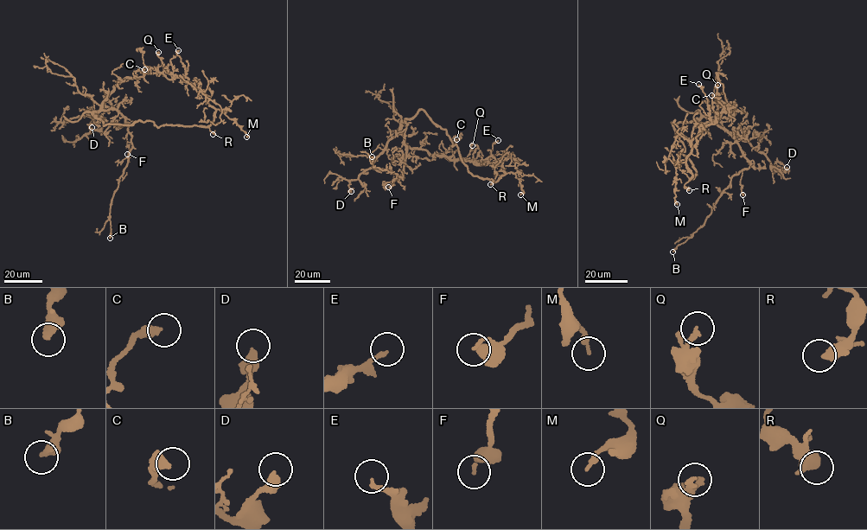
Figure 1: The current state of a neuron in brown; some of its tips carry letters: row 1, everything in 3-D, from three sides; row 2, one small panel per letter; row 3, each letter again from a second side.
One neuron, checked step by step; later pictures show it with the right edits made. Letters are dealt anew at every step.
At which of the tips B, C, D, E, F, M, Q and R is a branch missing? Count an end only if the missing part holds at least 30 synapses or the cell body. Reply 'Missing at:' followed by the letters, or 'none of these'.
Missing at: none of these

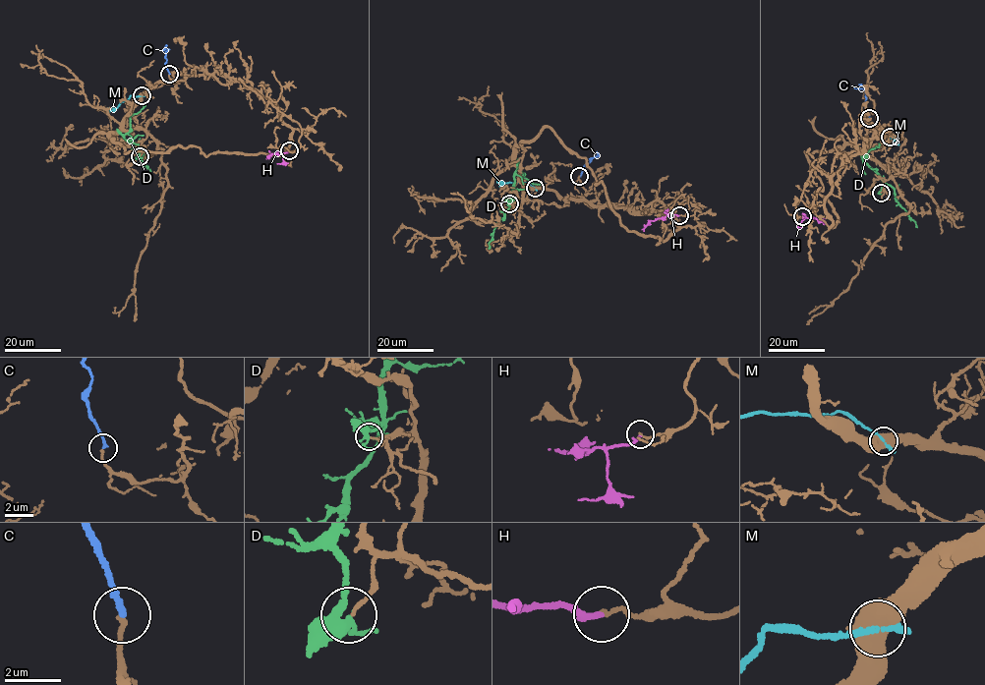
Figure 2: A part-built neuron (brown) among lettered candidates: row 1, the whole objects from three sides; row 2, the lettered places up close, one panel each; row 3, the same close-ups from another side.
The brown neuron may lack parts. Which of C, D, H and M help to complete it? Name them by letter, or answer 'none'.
C

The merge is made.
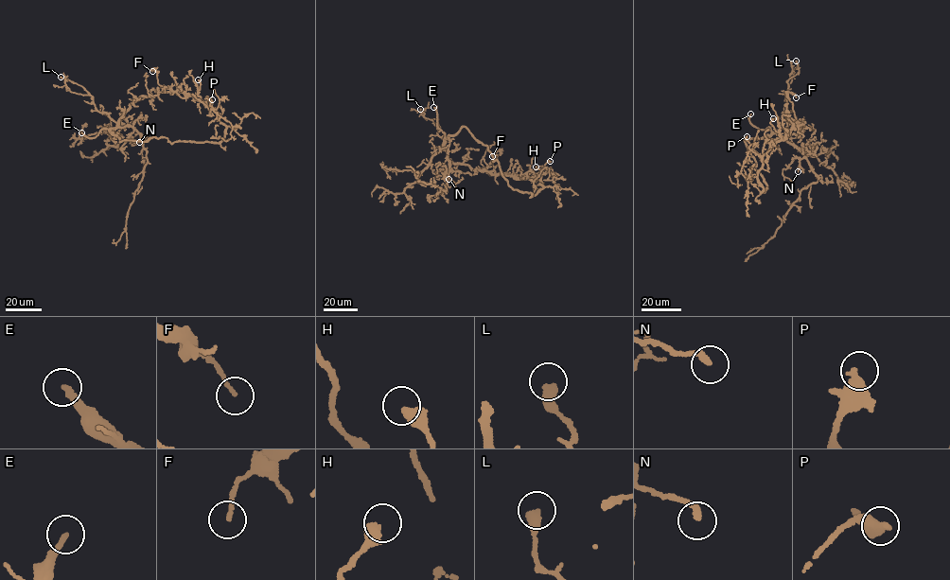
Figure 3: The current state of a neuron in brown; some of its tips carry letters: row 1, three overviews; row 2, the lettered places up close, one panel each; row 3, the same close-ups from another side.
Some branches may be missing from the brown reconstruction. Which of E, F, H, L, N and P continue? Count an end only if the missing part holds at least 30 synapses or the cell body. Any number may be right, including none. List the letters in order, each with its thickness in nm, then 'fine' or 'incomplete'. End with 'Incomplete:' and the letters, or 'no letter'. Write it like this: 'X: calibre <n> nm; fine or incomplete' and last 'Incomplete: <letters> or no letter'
E: calibre 240 nm; incomplete
F: calibre 140 nm; fine
H: calibre 460 nm; incomplete
L: calibre 400 nm; fine
N: calibre 220 nm; fine
P: calibre 360 nm; fine
Incomplete: E, H

